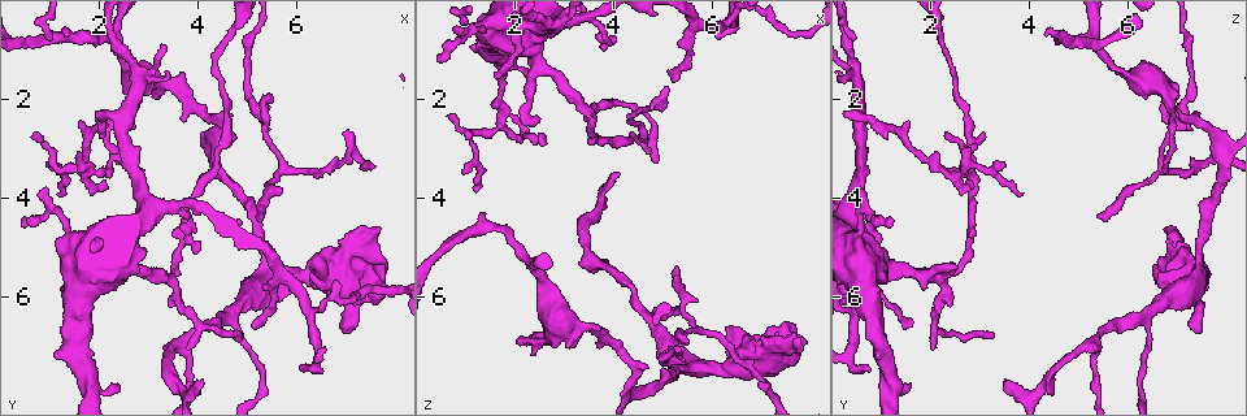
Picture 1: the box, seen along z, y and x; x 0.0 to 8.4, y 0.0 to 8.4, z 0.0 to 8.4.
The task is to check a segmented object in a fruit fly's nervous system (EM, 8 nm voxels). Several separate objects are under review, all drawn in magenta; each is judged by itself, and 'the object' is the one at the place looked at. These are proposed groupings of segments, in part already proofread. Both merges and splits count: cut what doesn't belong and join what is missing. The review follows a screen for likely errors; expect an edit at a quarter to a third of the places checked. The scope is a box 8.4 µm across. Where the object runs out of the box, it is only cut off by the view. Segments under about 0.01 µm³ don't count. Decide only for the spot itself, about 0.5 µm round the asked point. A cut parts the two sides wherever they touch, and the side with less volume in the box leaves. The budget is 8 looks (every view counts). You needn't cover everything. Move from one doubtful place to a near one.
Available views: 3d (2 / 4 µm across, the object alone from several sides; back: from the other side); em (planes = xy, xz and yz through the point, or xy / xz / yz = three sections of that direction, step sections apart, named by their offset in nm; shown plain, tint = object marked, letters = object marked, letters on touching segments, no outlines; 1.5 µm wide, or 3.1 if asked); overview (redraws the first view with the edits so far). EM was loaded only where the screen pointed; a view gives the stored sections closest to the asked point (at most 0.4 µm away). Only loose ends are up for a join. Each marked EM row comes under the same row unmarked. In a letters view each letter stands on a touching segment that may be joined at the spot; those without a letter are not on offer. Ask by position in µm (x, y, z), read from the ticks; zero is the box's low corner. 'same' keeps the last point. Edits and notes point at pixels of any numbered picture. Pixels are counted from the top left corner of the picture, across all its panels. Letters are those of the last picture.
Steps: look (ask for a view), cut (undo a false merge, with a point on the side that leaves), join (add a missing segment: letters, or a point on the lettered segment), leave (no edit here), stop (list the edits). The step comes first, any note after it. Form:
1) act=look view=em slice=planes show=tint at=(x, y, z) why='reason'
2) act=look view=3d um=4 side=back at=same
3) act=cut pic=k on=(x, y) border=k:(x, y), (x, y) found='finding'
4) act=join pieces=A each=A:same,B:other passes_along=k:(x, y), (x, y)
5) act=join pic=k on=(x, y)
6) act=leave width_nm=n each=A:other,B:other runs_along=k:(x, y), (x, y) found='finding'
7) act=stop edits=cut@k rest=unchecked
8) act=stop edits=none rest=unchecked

act=look view=3d um=4 at=(2.50, 5.50, 1.35) why='calibre changes'

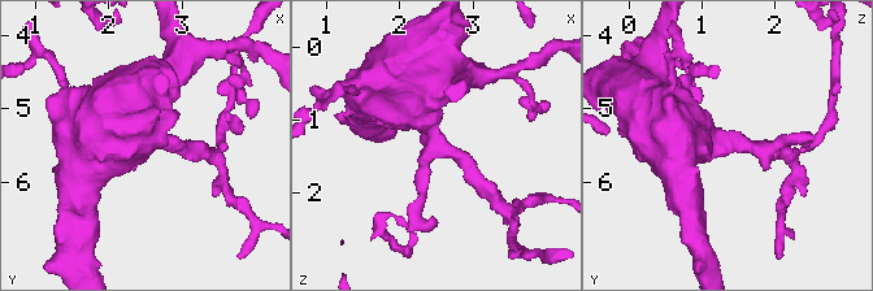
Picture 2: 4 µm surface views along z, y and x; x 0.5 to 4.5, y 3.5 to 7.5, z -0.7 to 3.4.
act=look view=em slice=xy step=8 show=tint at=(2.50, 5.45, 1.35) why='need the tissue'

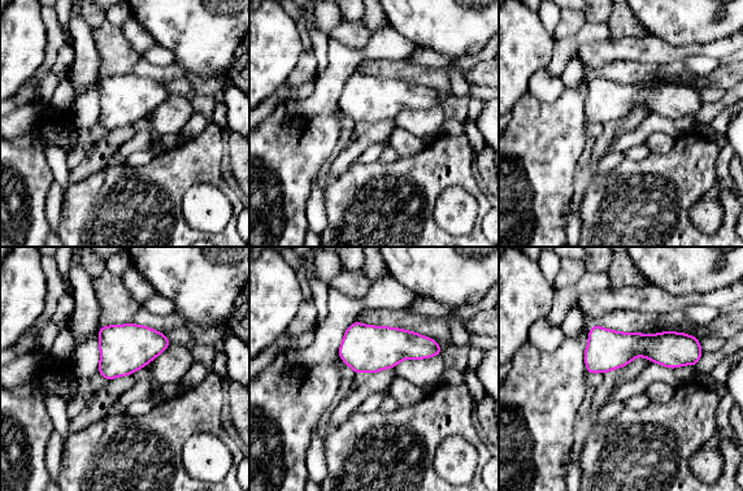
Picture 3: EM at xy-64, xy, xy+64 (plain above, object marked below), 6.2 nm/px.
act=look view=em slice=planes show=letters at=same

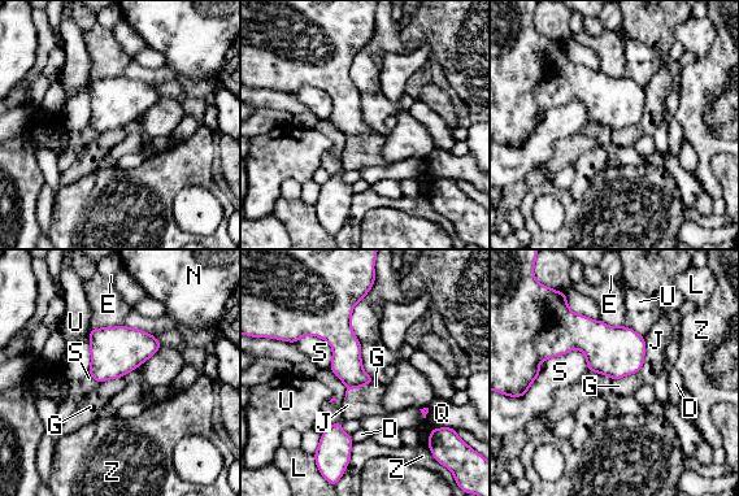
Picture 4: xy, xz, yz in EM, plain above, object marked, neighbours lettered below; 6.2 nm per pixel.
act=leave width_nm=140 each=D:other,E:other,G:other,J:other,L:other,N:other,Q:other,S:other,U:other,Z:other border=4:(294, 342), (322, 338), (330, 369) found='one neuron here'

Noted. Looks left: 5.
act=look view=em slice=planes show=letters at=(0.75, 2.75, 2.30) why='tapers out'

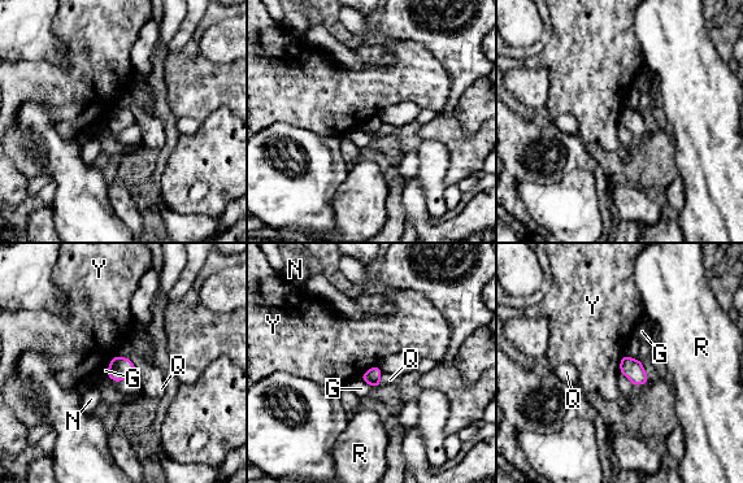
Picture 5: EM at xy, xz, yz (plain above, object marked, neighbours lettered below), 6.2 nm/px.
act=leave longest_contact=Q:170nm each=G:other,N:other,Q:other,R:other,Y:other border=5:(377, 364), (360, 377) found='no lettered segment goes on from it'

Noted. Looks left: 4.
act=look view=3d um=2 side=back at=(4.90, 6.80, 3.25) why='free end'

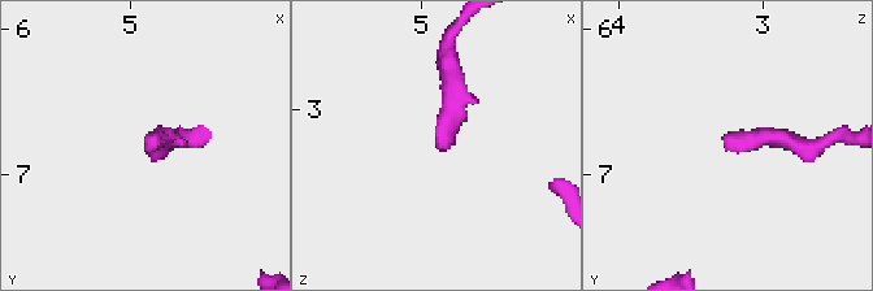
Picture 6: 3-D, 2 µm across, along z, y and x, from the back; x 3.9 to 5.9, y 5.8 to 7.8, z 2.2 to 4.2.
act=look view=em slice=planes show=tint at=(4.88, 6.78, 3.30) why='shape alone is not enough'

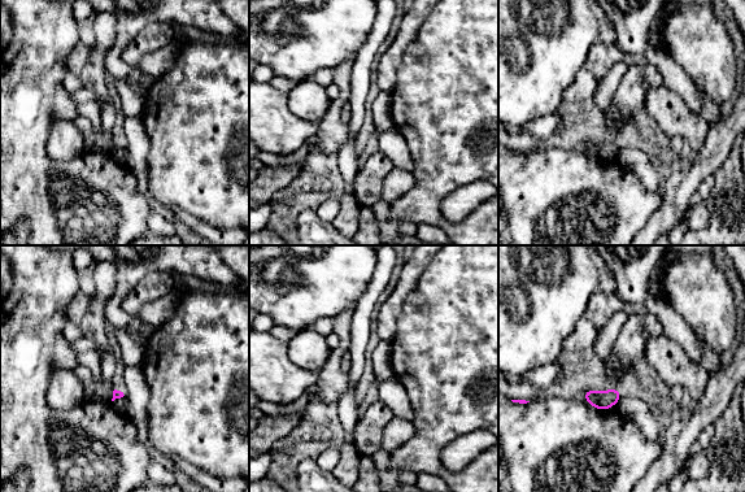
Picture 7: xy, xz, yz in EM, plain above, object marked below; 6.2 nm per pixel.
act=look view=em slice=planes show=letters at=same

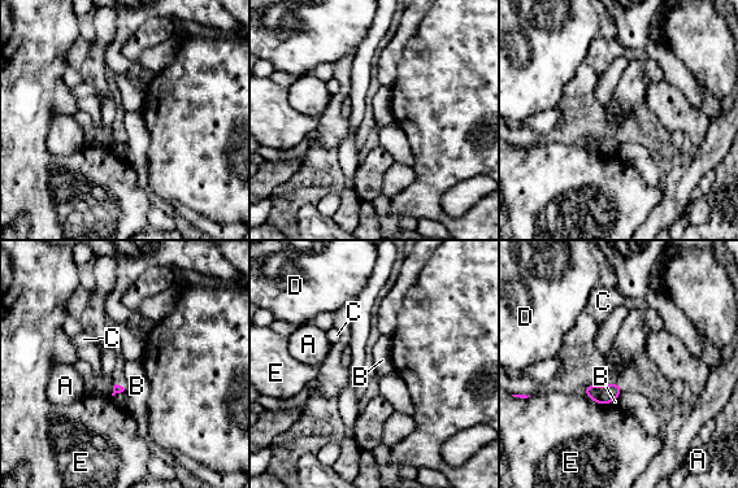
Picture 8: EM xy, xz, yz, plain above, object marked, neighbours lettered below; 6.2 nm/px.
act=leave each=A:other,B:other,C:other,D:other,E:other border=8:(616, 383), (621, 390) found='no lettered segment goes on from it'

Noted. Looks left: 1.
act=stop edits=none rest=unchecked

